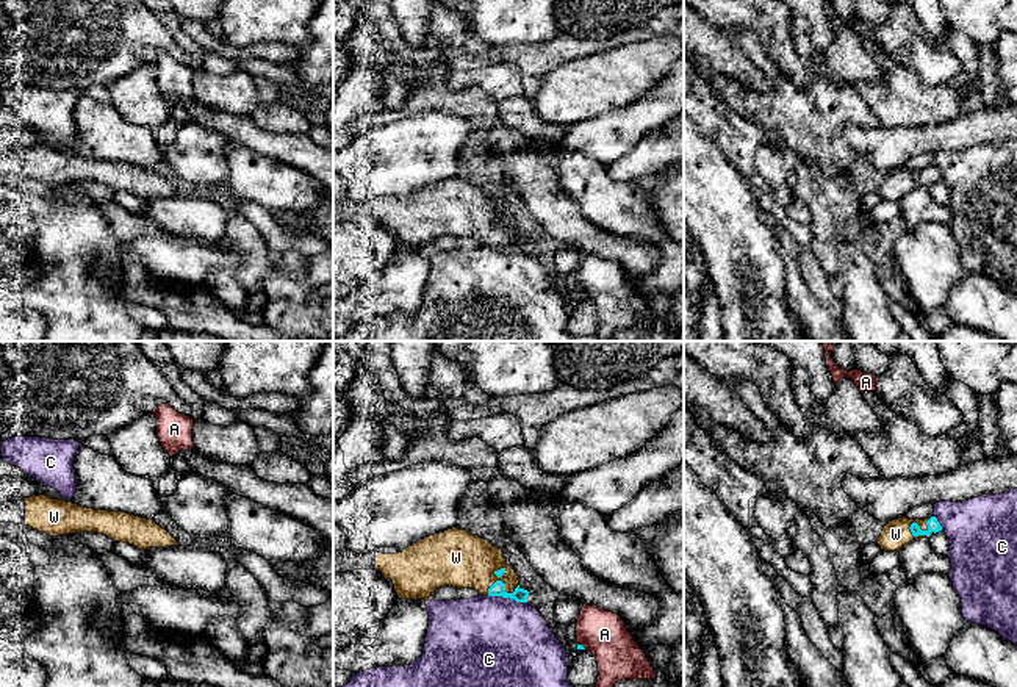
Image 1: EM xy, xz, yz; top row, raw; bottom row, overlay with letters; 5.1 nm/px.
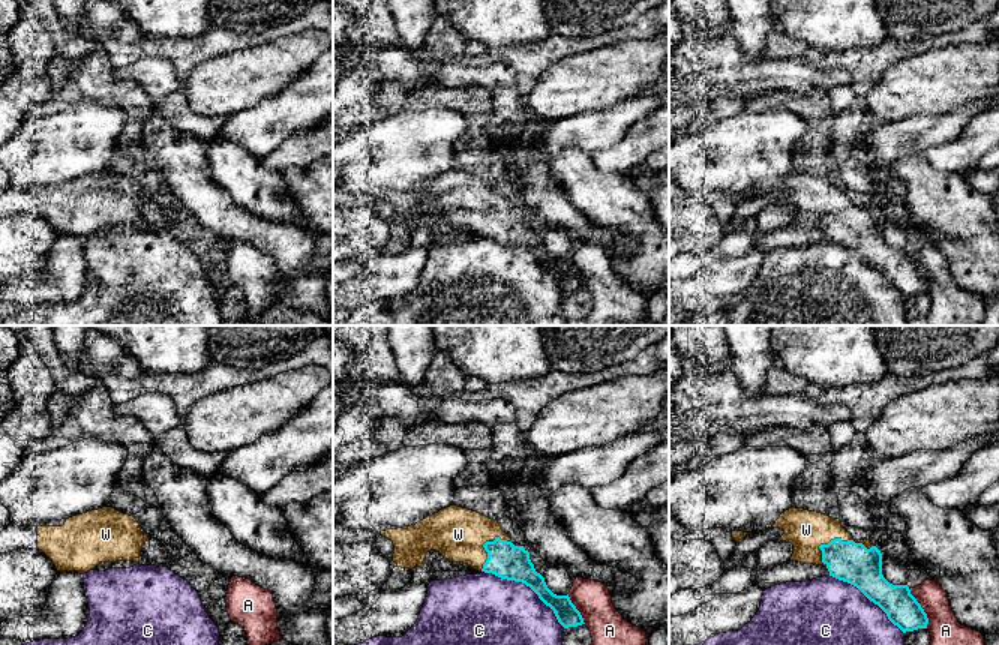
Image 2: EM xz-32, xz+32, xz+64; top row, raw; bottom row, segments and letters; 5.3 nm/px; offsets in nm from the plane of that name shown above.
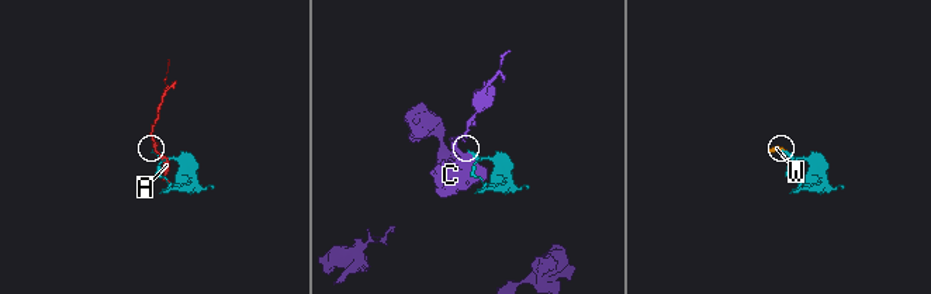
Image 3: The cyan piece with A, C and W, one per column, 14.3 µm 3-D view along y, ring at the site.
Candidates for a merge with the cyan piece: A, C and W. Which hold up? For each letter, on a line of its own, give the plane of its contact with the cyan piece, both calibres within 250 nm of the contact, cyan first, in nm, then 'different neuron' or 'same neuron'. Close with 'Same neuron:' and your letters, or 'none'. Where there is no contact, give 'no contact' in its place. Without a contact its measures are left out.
A: meets cyan in xz; 30 nm thick on the cyan side, 240 nm on the other; different neuron
C: meets cyan in xz; 80 nm thick on the cyan side, 480 nm on the other; different neuron
W: meets cyan in xz; 80 nm thick on the cyan side, 280 nm on the other; same neuron
Same neuron: W

